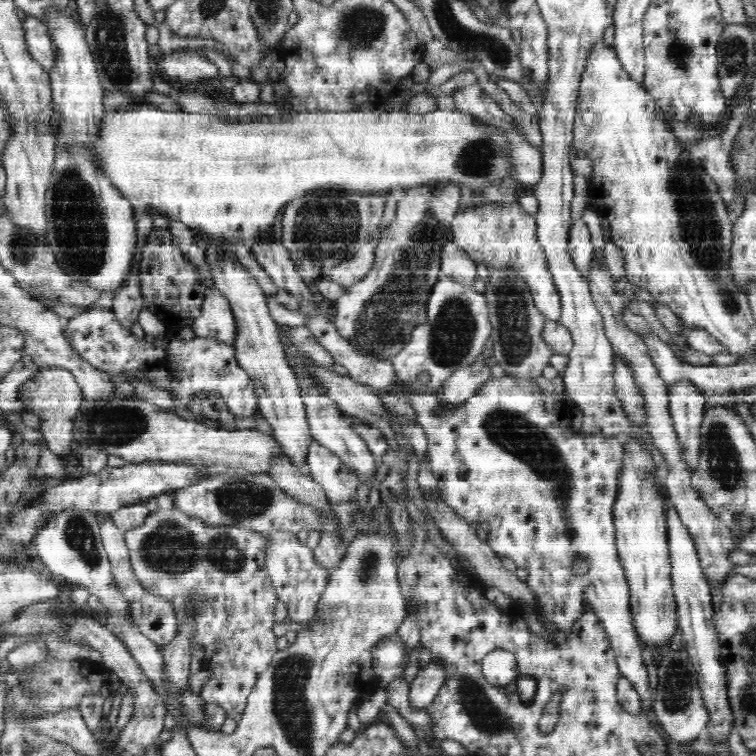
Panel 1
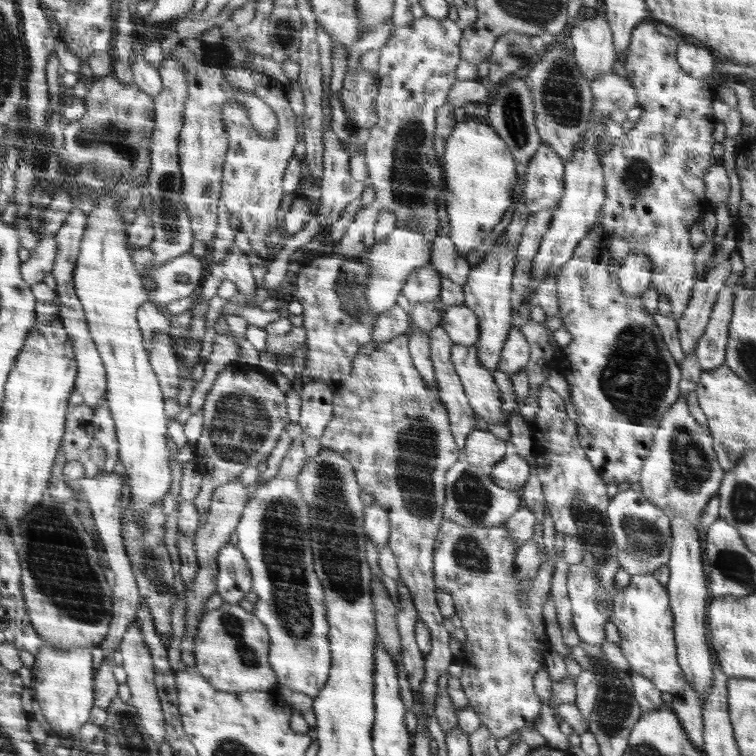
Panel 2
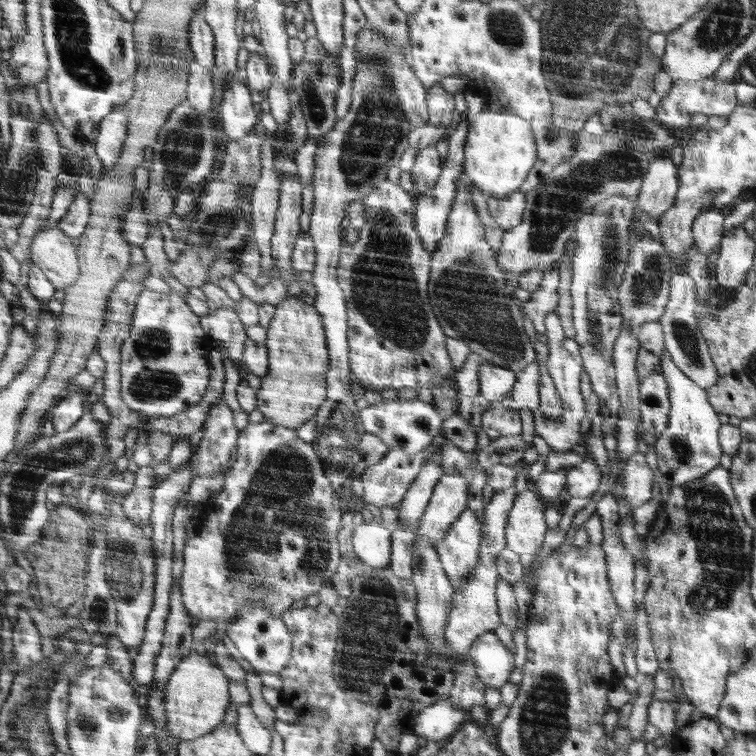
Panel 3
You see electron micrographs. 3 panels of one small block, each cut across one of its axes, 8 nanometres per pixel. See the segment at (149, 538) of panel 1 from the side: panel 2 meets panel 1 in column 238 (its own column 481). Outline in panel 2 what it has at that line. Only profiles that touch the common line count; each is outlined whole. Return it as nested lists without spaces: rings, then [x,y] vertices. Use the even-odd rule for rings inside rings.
[[[444,520],[441,523],[441,530],[436,538],[436,550],[434,554],[434,571],[437,588],[439,591],[451,594],[455,606],[455,614],[462,620],[462,628],[464,628],[466,633],[467,644],[462,646],[464,650],[462,650],[462,656],[460,658],[460,664],[464,669],[459,679],[462,691],[466,694],[470,706],[475,710],[481,722],[498,738],[507,737],[513,730],[524,727],[531,728],[533,722],[540,714],[540,709],[542,709],[540,698],[534,694],[533,679],[538,670],[542,668],[542,664],[544,664],[544,652],[548,648],[548,636],[546,636],[546,630],[544,630],[544,624],[542,624],[542,606],[544,606],[548,590],[552,590],[550,585],[552,584],[553,572],[556,568],[554,568],[554,564],[550,564],[550,561],[547,560],[541,564],[539,568],[540,574],[537,574],[532,580],[518,580],[513,575],[513,570],[515,569],[514,557],[516,556],[517,550],[516,541],[513,540],[512,536],[509,536],[509,532],[507,532],[503,525],[496,525],[490,528],[484,528],[482,526],[466,527],[465,525],[454,524],[450,520]],[[521,592],[526,592],[527,594],[527,601],[525,603],[519,602],[518,595]]]

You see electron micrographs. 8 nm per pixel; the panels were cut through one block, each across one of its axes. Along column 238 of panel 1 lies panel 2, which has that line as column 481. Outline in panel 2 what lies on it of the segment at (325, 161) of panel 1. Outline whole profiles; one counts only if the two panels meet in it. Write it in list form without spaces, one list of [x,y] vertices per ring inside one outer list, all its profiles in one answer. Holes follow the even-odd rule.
[[[469,117],[467,121],[456,123],[450,137],[446,140],[444,170],[447,177],[446,211],[451,228],[449,237],[455,244],[456,252],[467,260],[470,251],[480,246],[486,234],[492,232],[492,228],[502,220],[504,212],[512,204],[512,190],[516,184],[515,163],[510,150],[497,132],[484,122],[480,122],[478,128],[478,122],[474,122],[474,118]]]

